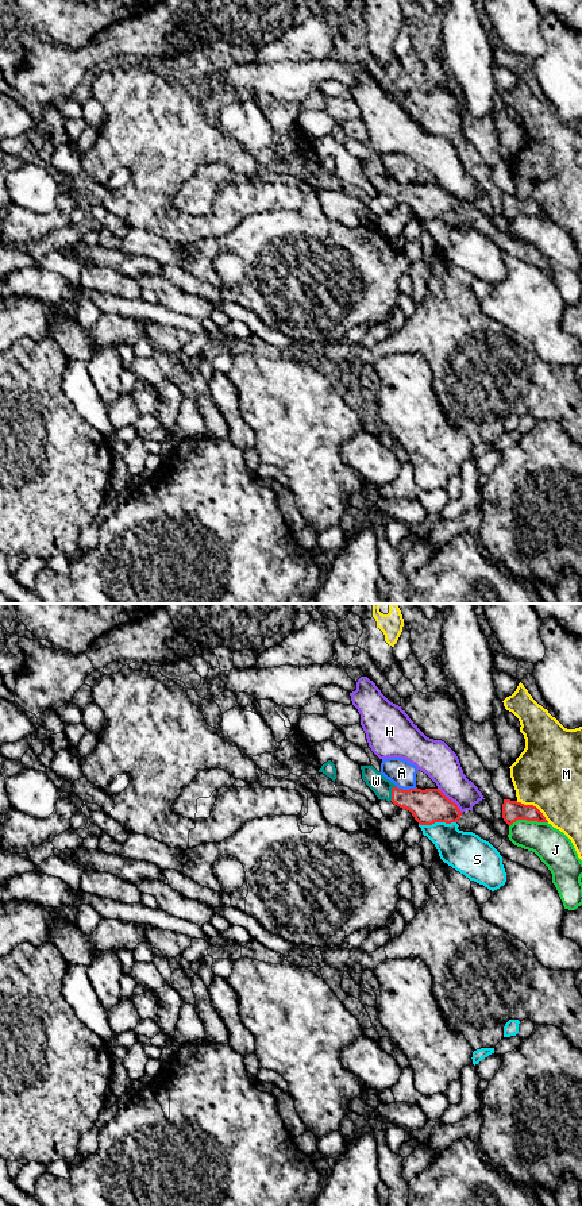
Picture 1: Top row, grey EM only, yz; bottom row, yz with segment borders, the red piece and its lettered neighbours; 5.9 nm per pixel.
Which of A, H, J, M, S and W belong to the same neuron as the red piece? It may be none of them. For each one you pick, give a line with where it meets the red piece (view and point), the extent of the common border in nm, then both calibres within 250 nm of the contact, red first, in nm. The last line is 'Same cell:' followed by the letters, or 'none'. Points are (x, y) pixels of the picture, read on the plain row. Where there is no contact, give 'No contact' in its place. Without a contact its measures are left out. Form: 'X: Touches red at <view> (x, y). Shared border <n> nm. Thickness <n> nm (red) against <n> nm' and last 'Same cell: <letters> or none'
W: Touches red at yz (392, 188). Shared border 90 nm. Thickness 200 nm (red) against 110 nm
Same cell: W

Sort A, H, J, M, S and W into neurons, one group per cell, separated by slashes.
A M / H / J / S / W

